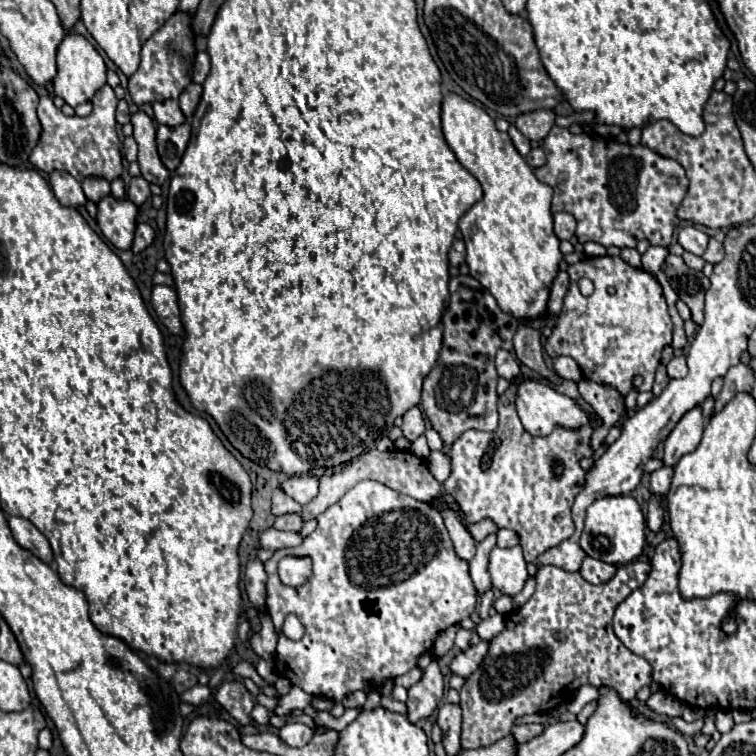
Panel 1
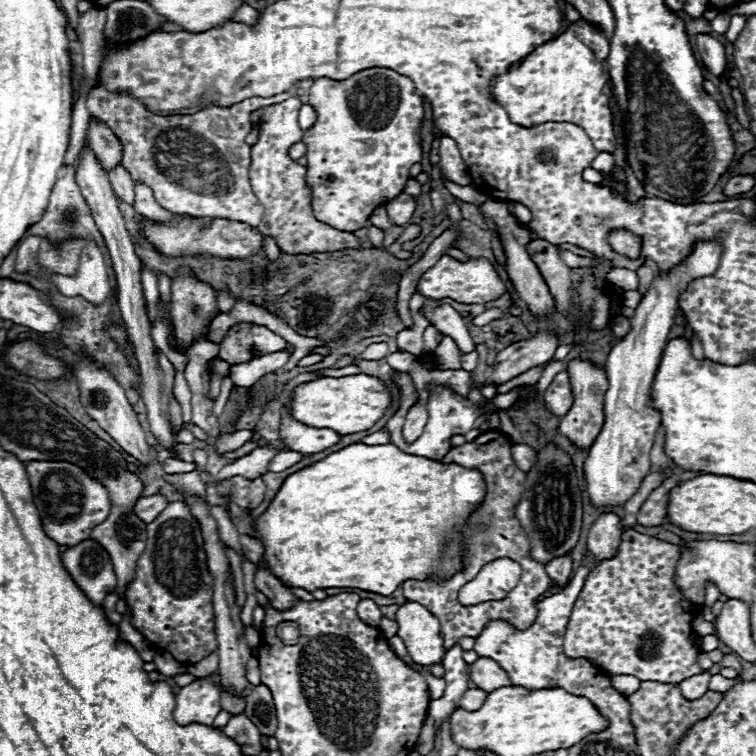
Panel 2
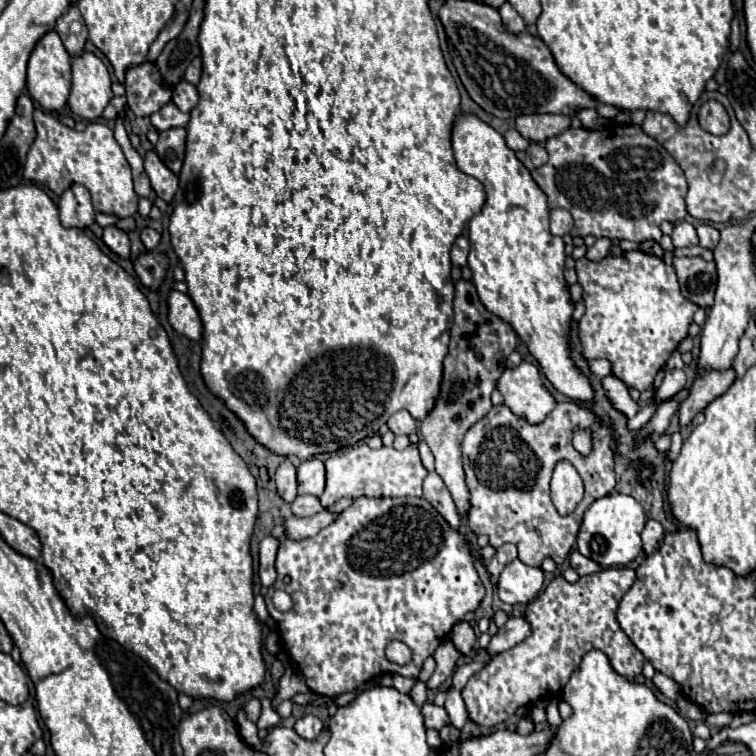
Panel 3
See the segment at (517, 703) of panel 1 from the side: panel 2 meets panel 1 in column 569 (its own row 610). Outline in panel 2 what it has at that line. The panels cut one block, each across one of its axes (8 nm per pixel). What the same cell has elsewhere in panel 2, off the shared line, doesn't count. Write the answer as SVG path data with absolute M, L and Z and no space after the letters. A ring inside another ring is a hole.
M626 530L622 534L618 556L604 560L586 576L566 626L564 654L570 658L594 658L602 670L636 676L642 682L656 680L664 684L678 684L684 678L706 672L698 666L700 636L692 628L692 622L696 620L696 608L692 608L692 604L684 608L684 596L674 582L678 558L680 548L676 544L638 534L636 530Z

